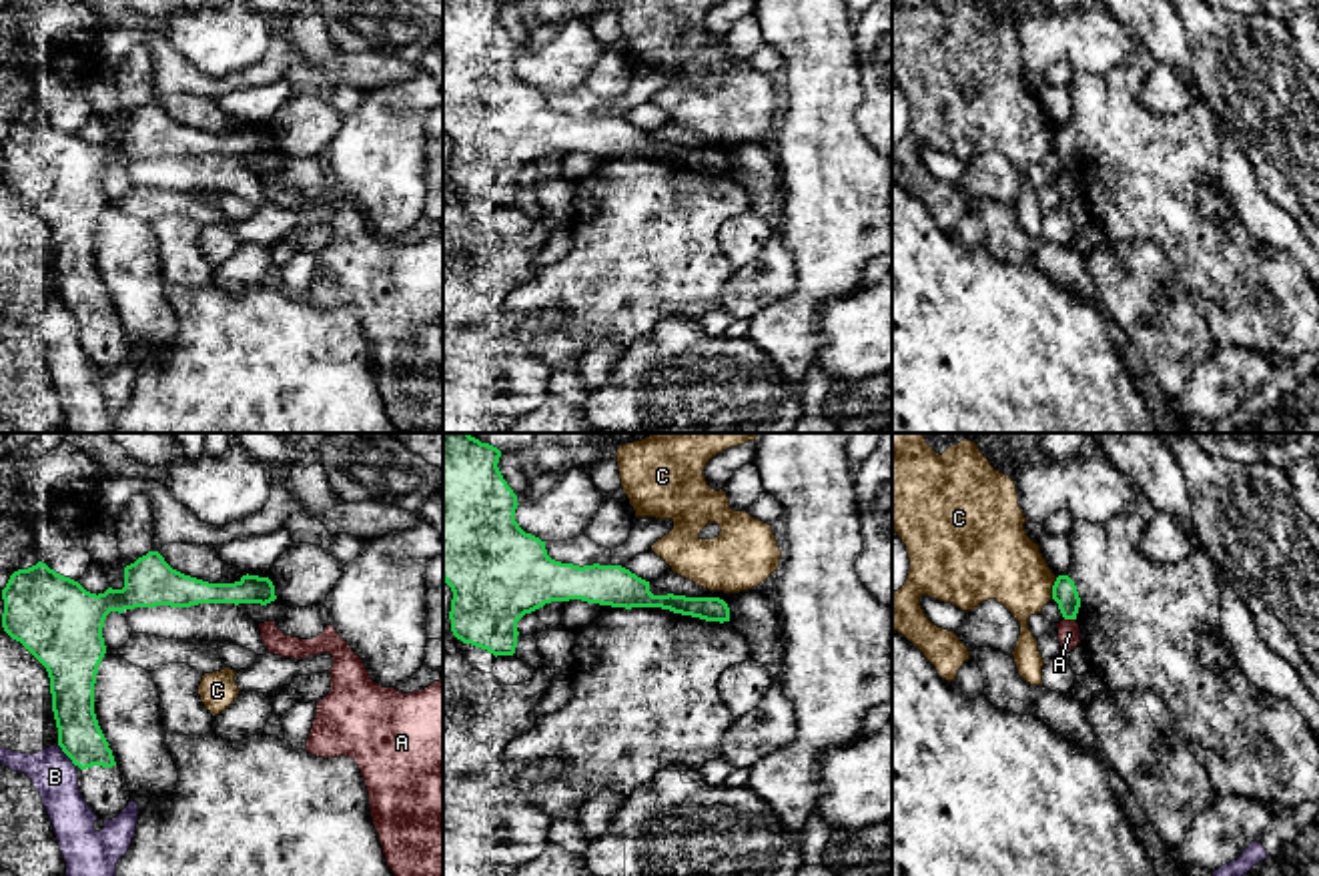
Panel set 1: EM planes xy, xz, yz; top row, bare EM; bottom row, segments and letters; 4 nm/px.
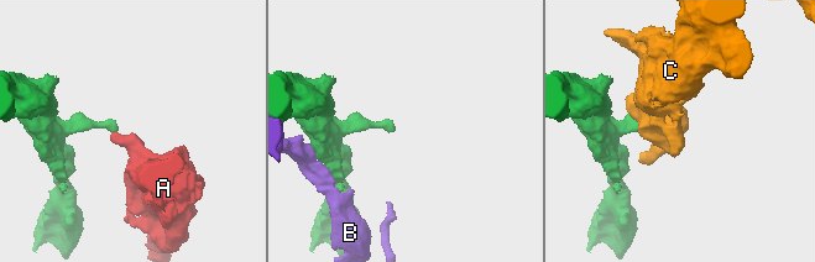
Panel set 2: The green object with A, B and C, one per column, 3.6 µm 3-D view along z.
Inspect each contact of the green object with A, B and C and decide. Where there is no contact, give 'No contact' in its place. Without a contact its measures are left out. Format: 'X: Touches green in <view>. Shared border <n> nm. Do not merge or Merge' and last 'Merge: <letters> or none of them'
A: Touches green in yz. Shared border 50 nm. Do not merge
B: Touches green in xy. Shared border 120 nm. Do not merge
C: Touches green in yz. Shared border 90 nm. Do not merge
Merge: none of them

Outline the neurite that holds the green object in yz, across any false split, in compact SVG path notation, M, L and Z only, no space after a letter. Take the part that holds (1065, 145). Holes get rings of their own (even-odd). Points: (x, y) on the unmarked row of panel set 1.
M1058 126L1052 136L1052 150L1058 154L1058 160L1064 170L1076 170L1080 148L1074 132L1068 126Z

